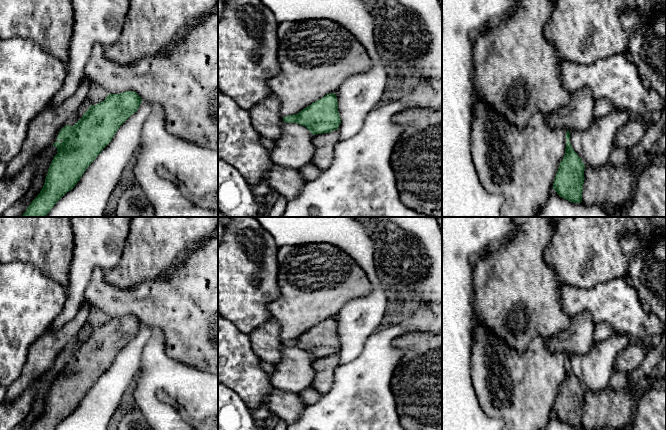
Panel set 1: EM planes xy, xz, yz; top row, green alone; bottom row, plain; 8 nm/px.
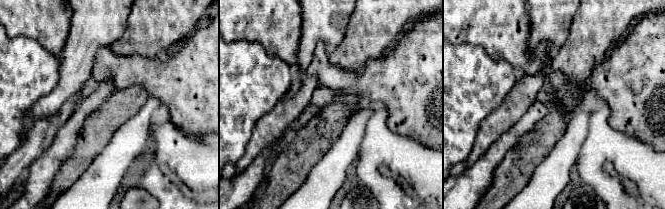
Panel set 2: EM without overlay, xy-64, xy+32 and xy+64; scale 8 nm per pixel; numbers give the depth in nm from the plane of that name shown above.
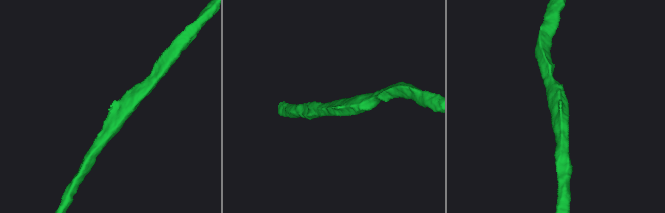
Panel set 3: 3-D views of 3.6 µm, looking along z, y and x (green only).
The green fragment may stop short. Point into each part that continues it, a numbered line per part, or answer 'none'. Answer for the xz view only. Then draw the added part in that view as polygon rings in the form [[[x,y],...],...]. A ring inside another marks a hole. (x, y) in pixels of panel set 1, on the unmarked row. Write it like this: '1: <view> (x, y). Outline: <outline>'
none

